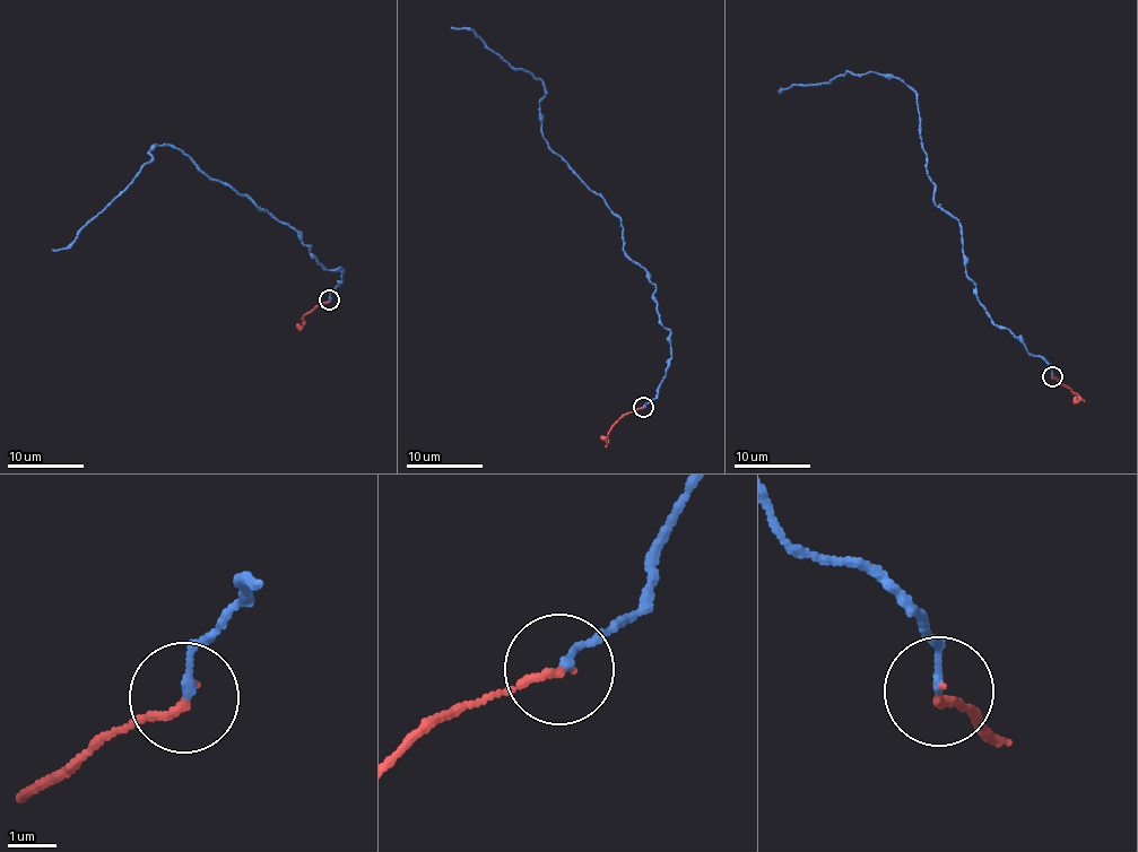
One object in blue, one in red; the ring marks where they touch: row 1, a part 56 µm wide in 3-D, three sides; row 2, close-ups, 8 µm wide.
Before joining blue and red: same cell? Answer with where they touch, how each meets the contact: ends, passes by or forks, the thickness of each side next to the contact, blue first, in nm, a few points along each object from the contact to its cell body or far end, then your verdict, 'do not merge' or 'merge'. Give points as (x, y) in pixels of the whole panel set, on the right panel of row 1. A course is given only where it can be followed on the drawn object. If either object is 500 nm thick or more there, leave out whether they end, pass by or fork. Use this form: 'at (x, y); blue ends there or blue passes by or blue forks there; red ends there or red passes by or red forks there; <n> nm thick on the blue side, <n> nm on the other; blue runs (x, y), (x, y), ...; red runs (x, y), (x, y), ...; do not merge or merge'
at (1052, 376); blue ends there; red ends there; 150 nm thick on the blue side, 160 nm on the other; blue runs (1051, 375), (991, 322), (969, 278), (961, 227), (934, 199), (911, 87), (849, 71), (780, 88); red runs (1051, 375), (1077, 396), (1074, 405); merge

